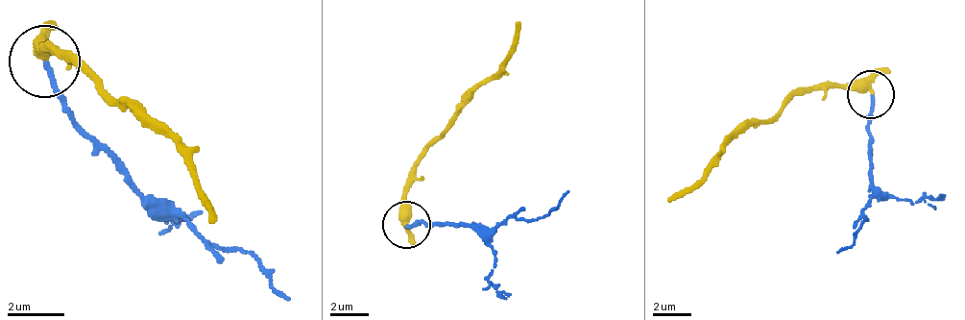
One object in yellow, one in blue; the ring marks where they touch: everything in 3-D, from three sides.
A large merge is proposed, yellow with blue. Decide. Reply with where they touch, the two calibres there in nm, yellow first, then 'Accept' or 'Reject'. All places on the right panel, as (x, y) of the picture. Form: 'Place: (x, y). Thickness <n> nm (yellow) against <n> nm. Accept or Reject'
Place: (871, 94). Thickness 320 nm (yellow) against 170 nm. Accept

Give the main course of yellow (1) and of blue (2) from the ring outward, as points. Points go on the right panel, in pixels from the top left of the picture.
1: (869, 95), (803, 86), (721, 148), (698, 182), (669, 201)
2: (869, 95), (869, 162), (874, 196), (864, 220), (836, 253)

